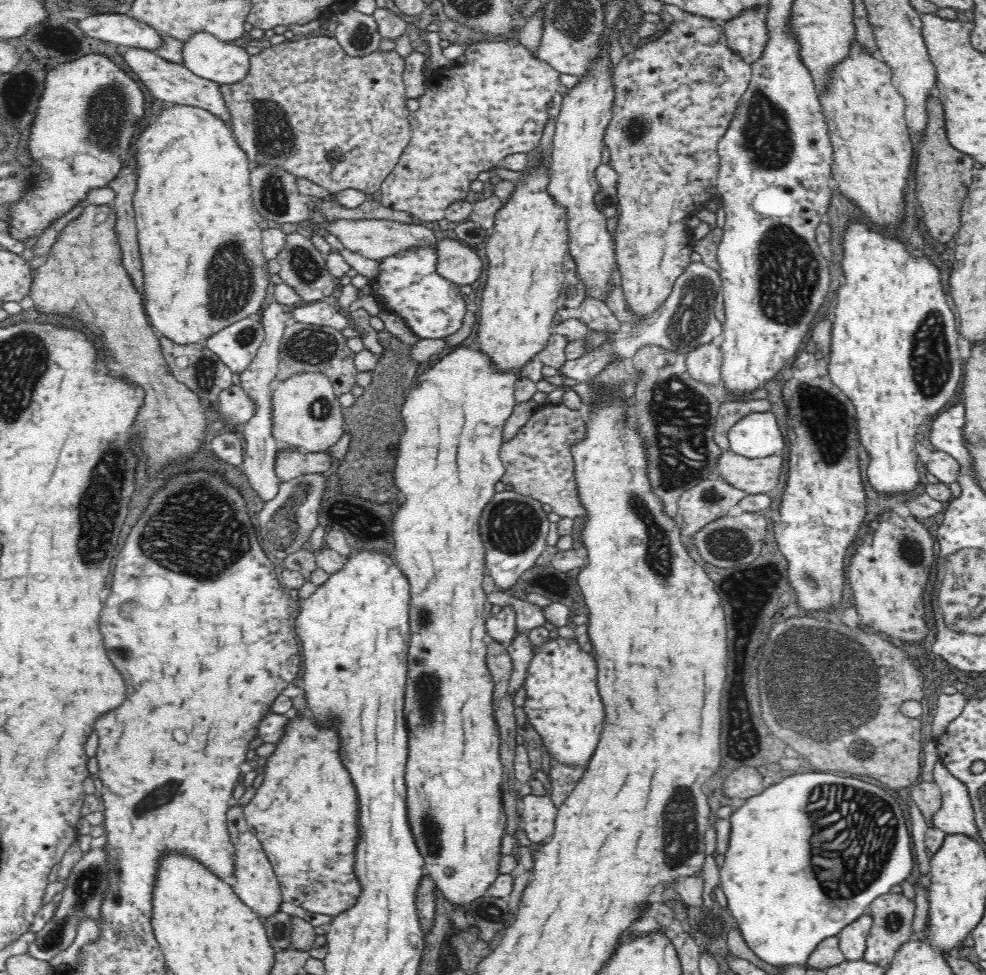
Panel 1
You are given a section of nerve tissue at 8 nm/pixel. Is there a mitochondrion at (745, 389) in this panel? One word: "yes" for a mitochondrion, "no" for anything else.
no

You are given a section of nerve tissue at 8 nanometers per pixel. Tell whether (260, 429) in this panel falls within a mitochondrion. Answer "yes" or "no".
no

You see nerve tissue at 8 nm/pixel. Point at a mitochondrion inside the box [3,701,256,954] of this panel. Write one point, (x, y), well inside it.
(161, 796)

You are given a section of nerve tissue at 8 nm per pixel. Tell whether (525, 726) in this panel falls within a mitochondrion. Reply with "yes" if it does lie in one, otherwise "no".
no

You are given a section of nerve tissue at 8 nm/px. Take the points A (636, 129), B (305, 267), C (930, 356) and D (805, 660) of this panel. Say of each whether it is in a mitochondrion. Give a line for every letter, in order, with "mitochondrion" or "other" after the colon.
A: mitochondrion
B: mitochondrion
C: mitochondrion
D: mitochondrion

